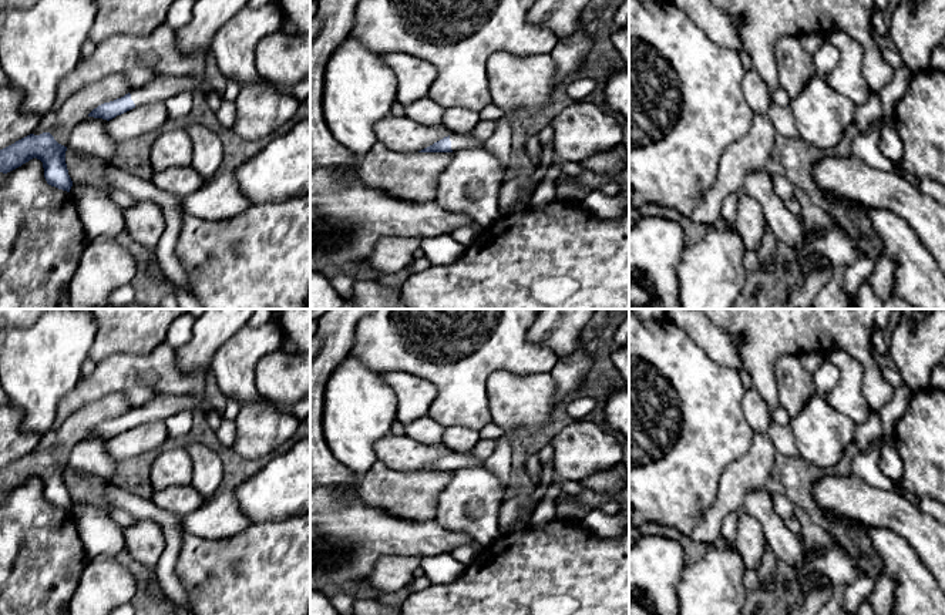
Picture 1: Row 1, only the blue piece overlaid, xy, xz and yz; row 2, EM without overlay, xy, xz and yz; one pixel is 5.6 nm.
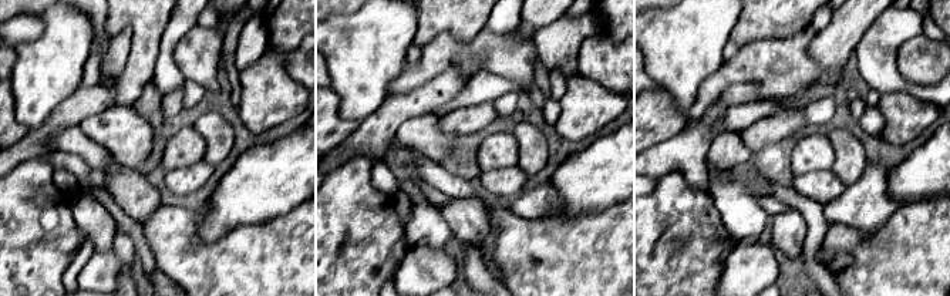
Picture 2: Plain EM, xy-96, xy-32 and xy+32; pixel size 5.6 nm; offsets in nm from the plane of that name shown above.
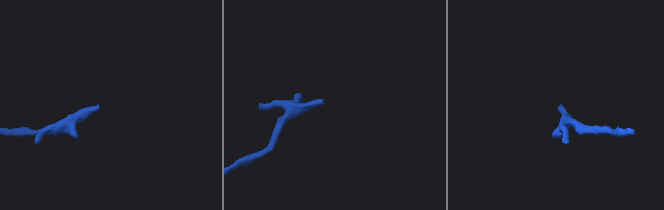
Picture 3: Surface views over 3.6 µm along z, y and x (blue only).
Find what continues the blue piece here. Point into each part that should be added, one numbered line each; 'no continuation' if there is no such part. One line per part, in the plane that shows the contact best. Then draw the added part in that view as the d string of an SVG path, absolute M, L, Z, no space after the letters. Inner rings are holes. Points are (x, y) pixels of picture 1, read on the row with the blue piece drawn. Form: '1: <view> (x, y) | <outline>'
1: xz (458, 141) | M470 132L468 134L450 134L450 141L451 141L451 149L460 151L460 149L467 149L467 148L481 148L484 147L484 142L477 141Z

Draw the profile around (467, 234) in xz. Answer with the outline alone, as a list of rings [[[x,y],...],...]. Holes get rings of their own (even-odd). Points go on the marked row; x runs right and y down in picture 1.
[[[475,221],[471,224],[463,225],[457,228],[451,236],[461,245],[470,246],[484,231],[481,225],[478,225]]]

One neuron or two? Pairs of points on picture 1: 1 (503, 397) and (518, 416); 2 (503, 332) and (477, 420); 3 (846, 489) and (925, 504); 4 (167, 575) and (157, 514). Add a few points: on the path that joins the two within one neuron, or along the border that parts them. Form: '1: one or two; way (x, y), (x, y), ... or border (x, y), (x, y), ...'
1: one; way (507, 402), (517, 412)
2: one; way (481, 353), (476, 359), (476, 399)
3: two; border (917, 506), (930, 516)
4: one; way (167, 560), (171, 551), (171, 530)

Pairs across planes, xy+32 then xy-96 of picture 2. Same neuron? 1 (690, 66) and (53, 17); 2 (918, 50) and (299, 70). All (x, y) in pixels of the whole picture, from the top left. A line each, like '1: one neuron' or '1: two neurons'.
1: one neuron
2: one neuron

